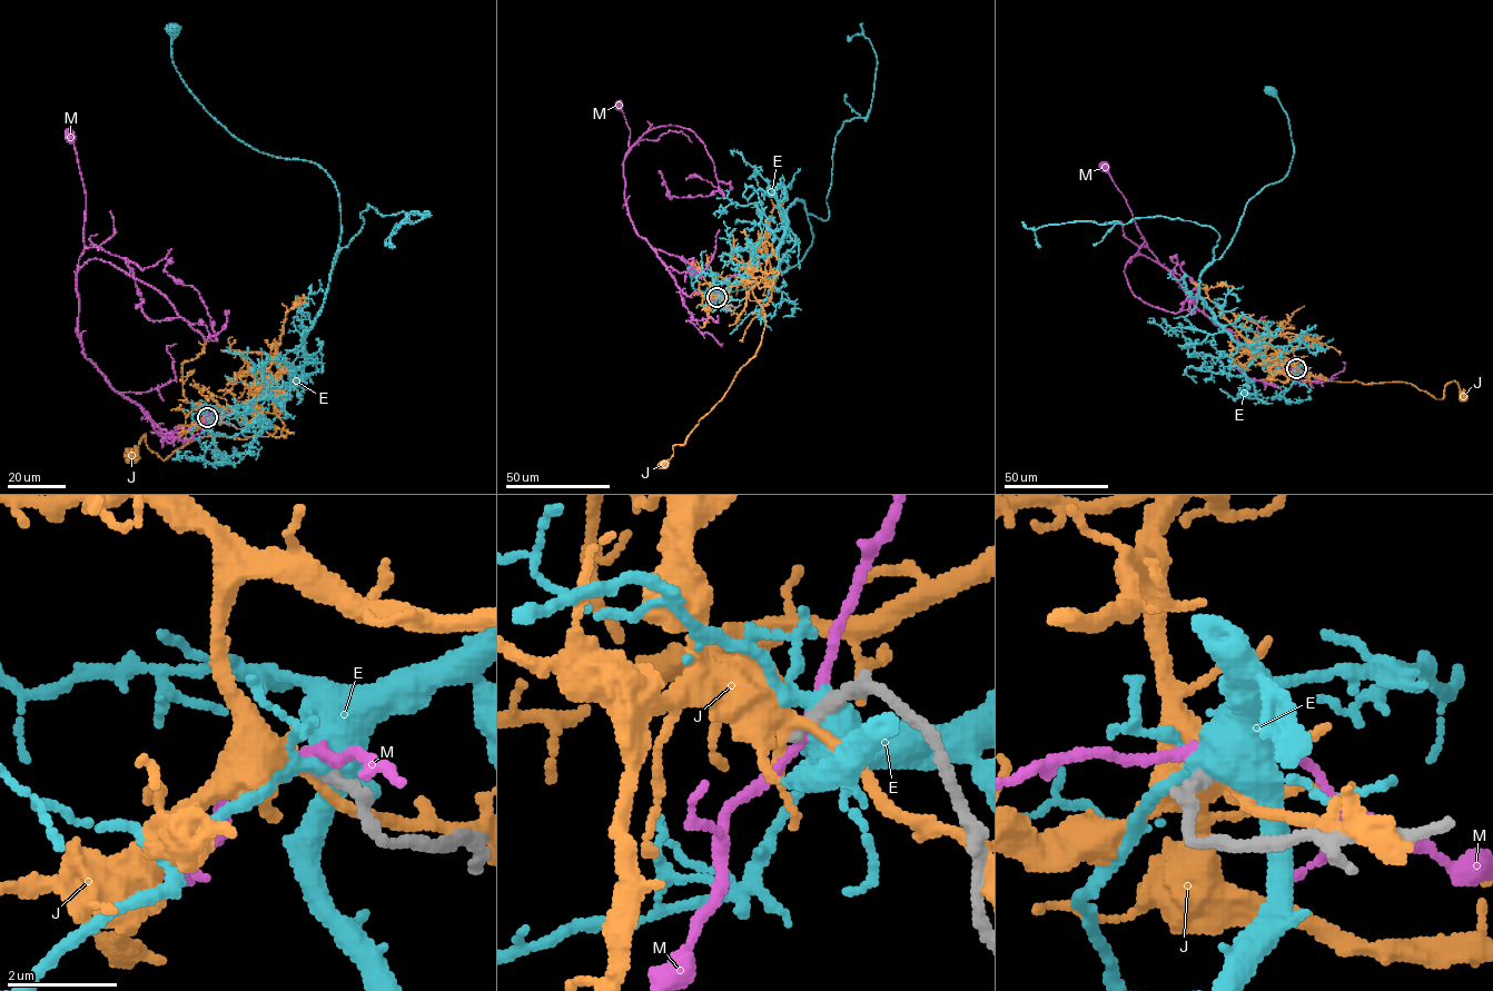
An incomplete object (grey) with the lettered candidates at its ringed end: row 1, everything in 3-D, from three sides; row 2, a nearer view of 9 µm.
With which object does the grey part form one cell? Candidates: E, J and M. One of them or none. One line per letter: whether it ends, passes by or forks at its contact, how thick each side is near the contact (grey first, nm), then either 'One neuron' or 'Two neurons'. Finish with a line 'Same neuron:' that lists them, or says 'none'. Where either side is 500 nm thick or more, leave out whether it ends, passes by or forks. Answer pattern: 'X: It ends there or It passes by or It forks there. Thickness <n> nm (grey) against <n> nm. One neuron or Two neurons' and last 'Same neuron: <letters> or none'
E: It forks there. Thickness 320 nm (grey) against 480 nm. Two neurons
J: It forks there. Thickness 280 nm (grey) against 360 nm. Two neurons
M: It passes by. Thickness 280 nm (grey) against 190 nm. Two neurons
Same neuron: none

